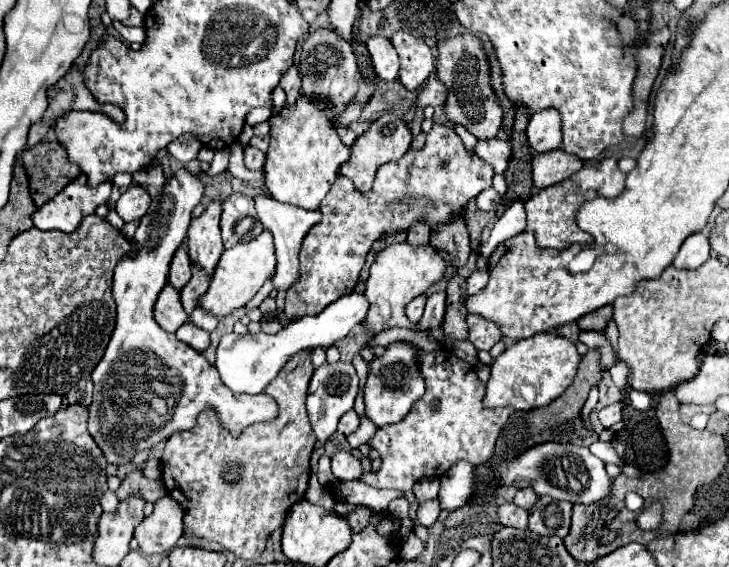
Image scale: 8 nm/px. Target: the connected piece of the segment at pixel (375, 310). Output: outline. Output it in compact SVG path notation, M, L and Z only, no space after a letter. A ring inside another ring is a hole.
M408 241L402 243L392 243L384 247L372 267L370 267L370 277L366 281L366 293L364 297L370 301L370 311L366 315L364 327L372 331L384 331L390 327L404 327L413 329L413 323L410 323L404 315L404 307L418 295L424 295L430 285L438 283L444 279L446 273L446 261L438 255L438 249L432 245L408 245Z

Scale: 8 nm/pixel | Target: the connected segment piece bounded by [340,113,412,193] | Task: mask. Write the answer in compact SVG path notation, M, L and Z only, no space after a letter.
M386 113L386 115L382 115L380 119L376 119L376 121L368 127L368 131L366 131L364 135L360 135L360 137L354 141L354 145L352 145L352 155L350 155L350 159L340 167L340 173L342 173L344 177L352 179L354 185L356 185L356 189L358 189L360 193L368 193L368 191L372 189L372 181L374 181L374 175L376 175L378 167L384 165L384 163L388 163L388 161L400 159L400 157L410 149L410 143L412 143L412 133L410 133L410 129L406 127L406 123L404 123L400 117L396 117L396 115L392 115L392 113Z

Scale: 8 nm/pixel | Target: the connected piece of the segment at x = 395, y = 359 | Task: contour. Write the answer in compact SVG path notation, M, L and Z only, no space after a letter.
M394 341L386 347L386 353L382 357L374 357L368 361L368 377L364 385L364 405L366 405L366 417L376 425L392 425L402 421L410 409L414 407L414 401L424 395L424 377L420 377L420 363L416 357L420 355L420 349L408 341Z

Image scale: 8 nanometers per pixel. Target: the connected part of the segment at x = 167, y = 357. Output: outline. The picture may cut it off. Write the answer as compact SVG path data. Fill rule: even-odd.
M178 171L172 179L168 179L164 185L164 193L152 199L148 213L140 219L140 227L132 239L132 251L114 269L114 299L118 305L116 327L102 361L92 371L94 399L92 399L90 417L88 417L88 431L92 439L96 441L96 445L102 449L110 465L118 465L118 467L126 465L138 451L154 449L160 441L166 441L168 437L172 437L172 433L194 429L200 413L204 411L214 411L220 427L232 433L232 437L238 437L252 423L272 421L272 417L276 417L278 407L272 397L262 395L262 393L246 395L246 393L230 391L220 381L218 369L212 363L208 363L208 359L202 357L202 353L198 353L190 345L176 339L176 335L160 329L160 325L154 321L154 315L152 315L154 301L168 279L170 259L186 237L188 225L192 219L190 213L200 203L202 191L204 191L204 185L200 177L194 177L188 171Z

